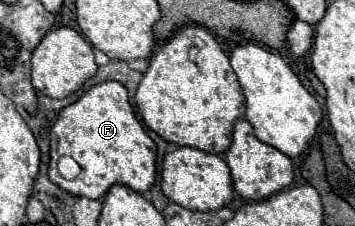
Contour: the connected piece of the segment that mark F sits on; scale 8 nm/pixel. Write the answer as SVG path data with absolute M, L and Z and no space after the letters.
M97 84L75 104L65 106L51 128L49 138L49 178L73 196L99 200L113 184L125 184L135 192L147 192L155 182L157 146L137 120L123 84Z

